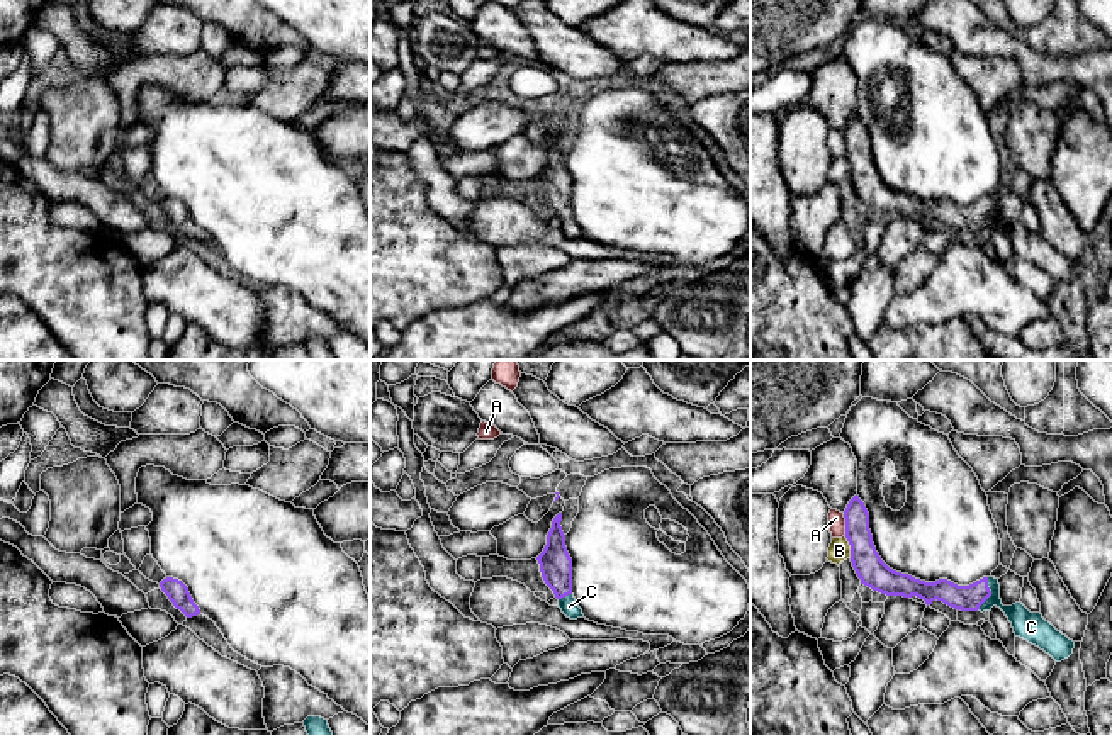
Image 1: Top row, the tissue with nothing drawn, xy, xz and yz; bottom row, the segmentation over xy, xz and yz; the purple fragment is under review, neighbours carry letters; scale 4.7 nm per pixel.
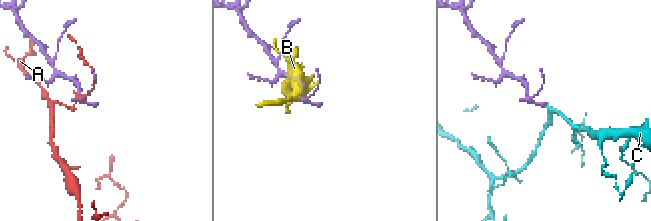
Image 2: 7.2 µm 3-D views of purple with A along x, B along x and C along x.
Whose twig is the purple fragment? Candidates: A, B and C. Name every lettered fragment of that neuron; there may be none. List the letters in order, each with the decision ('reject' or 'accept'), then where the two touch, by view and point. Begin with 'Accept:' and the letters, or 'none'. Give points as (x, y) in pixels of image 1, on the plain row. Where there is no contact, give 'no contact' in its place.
Accept: C
A: reject | yz (846, 145)
B: reject | yz (851, 167)
C: accept | yz (990, 214)

